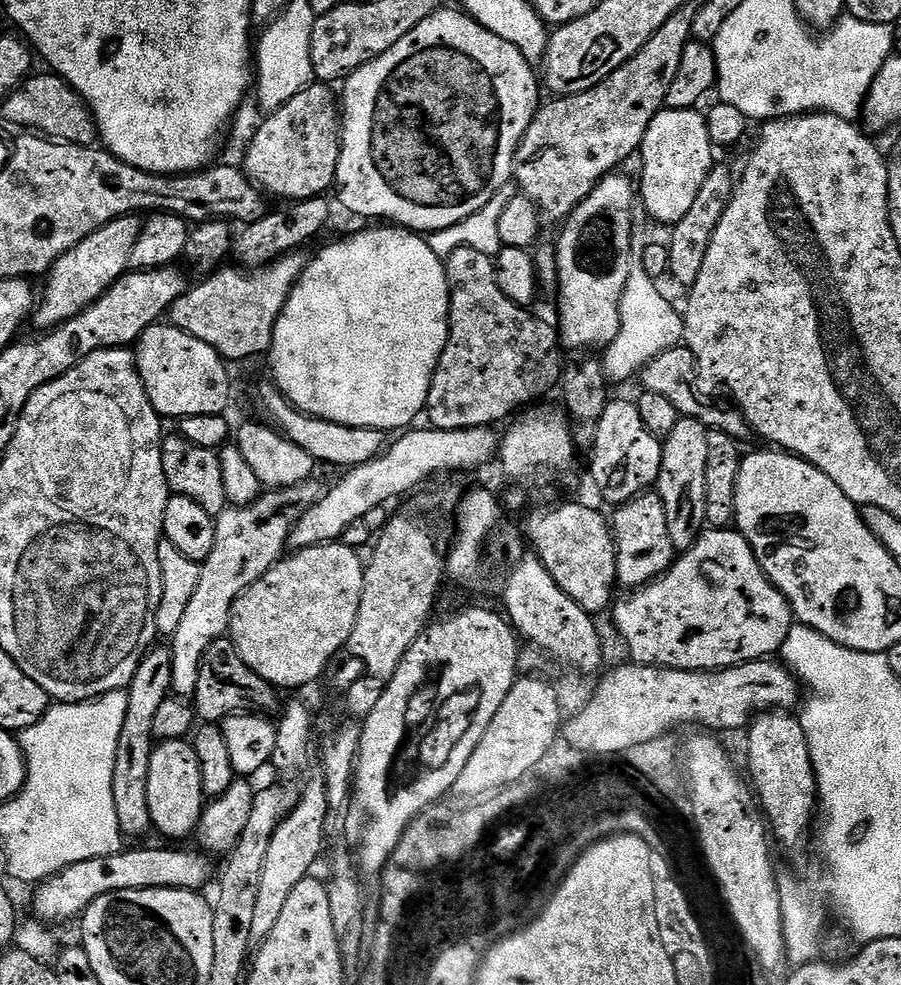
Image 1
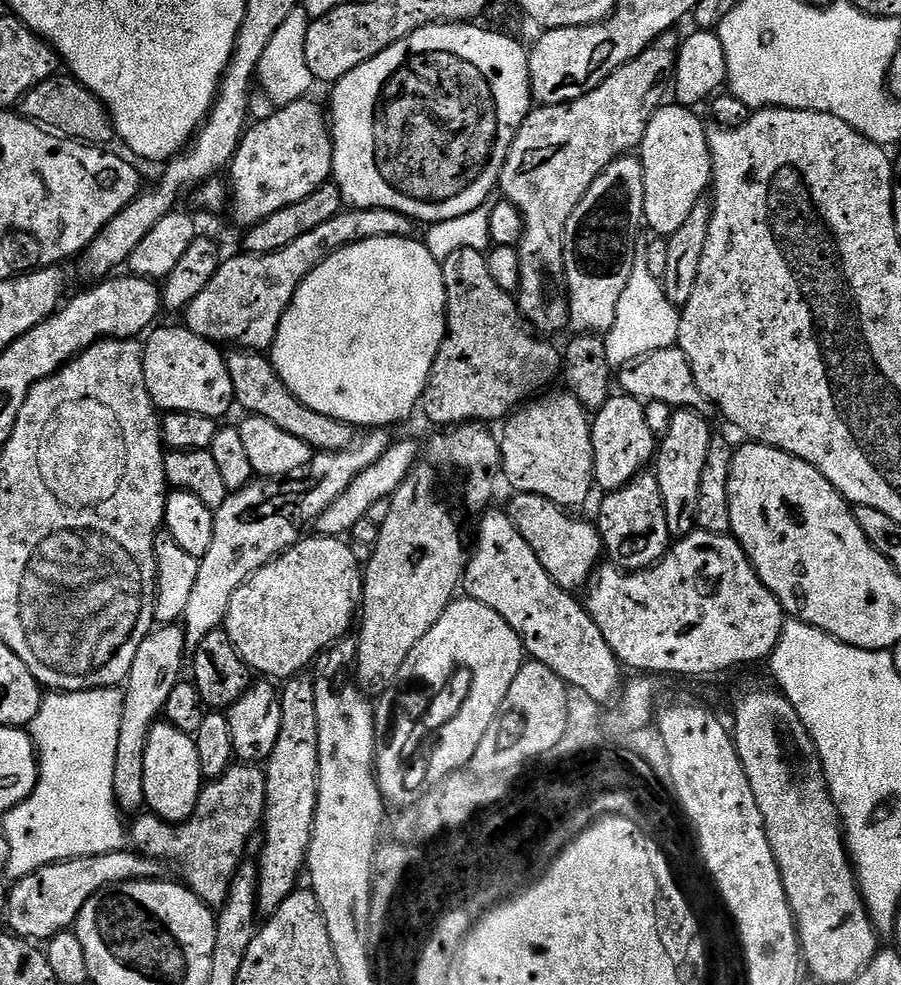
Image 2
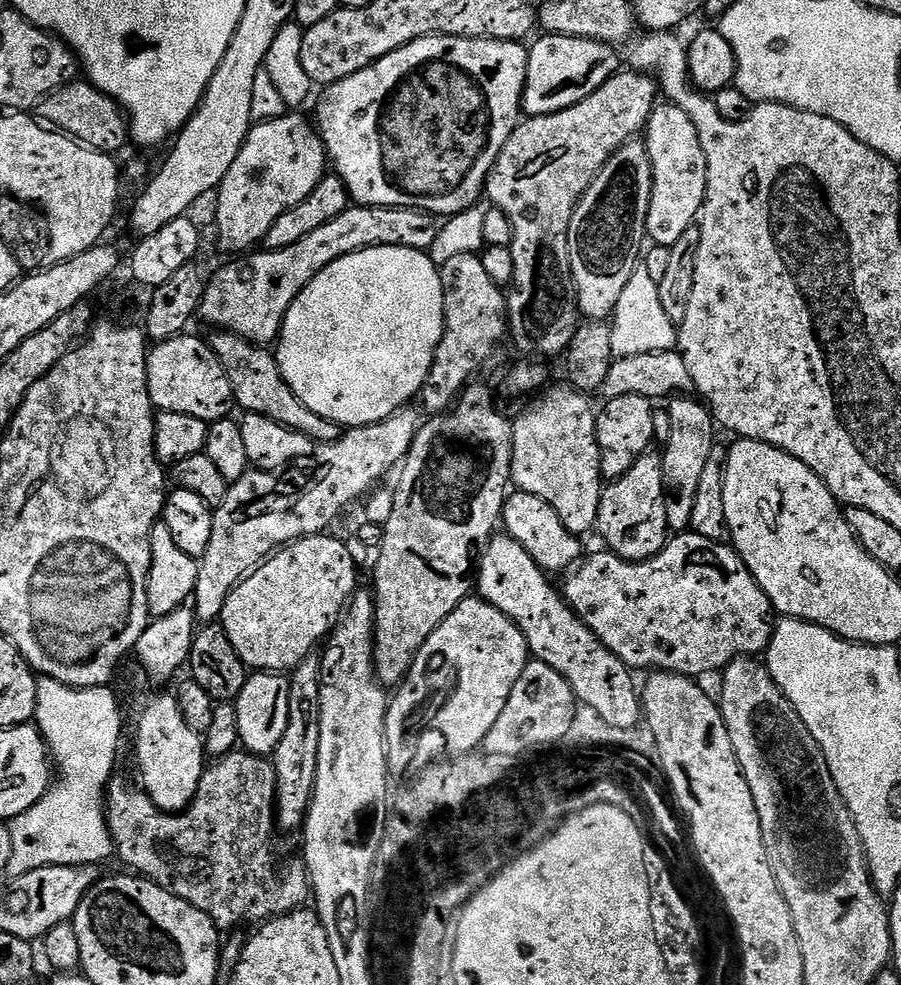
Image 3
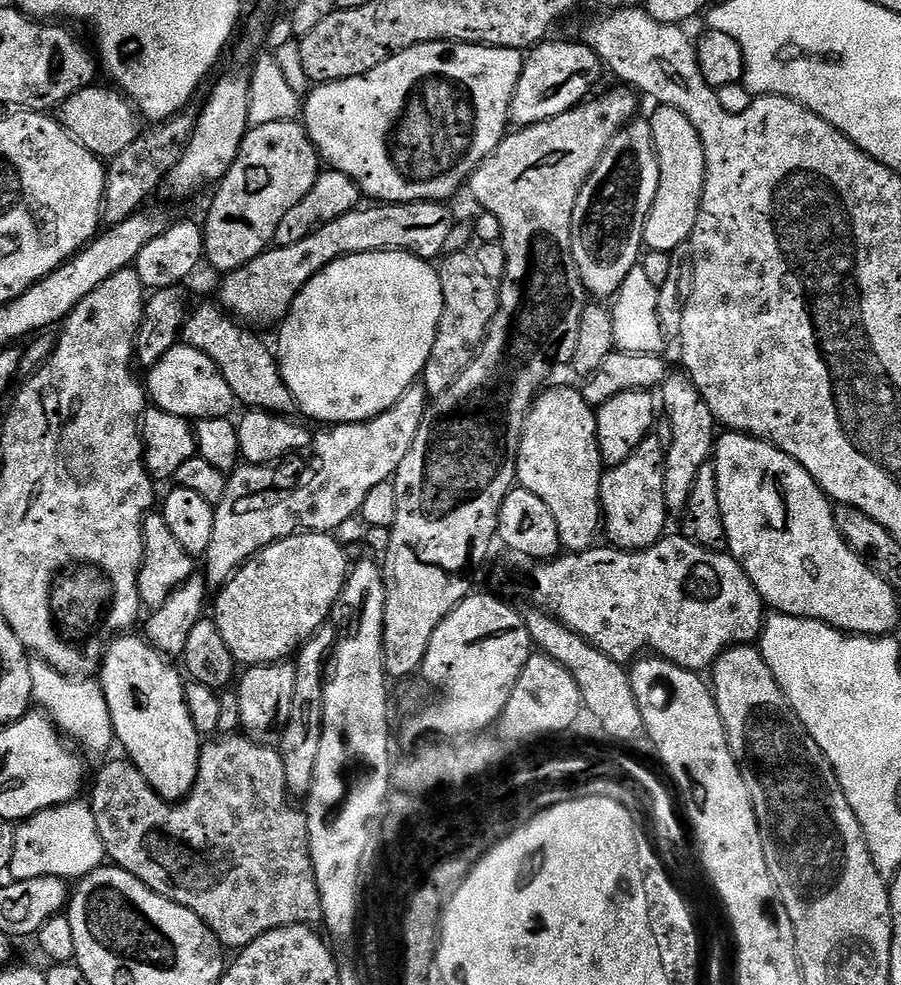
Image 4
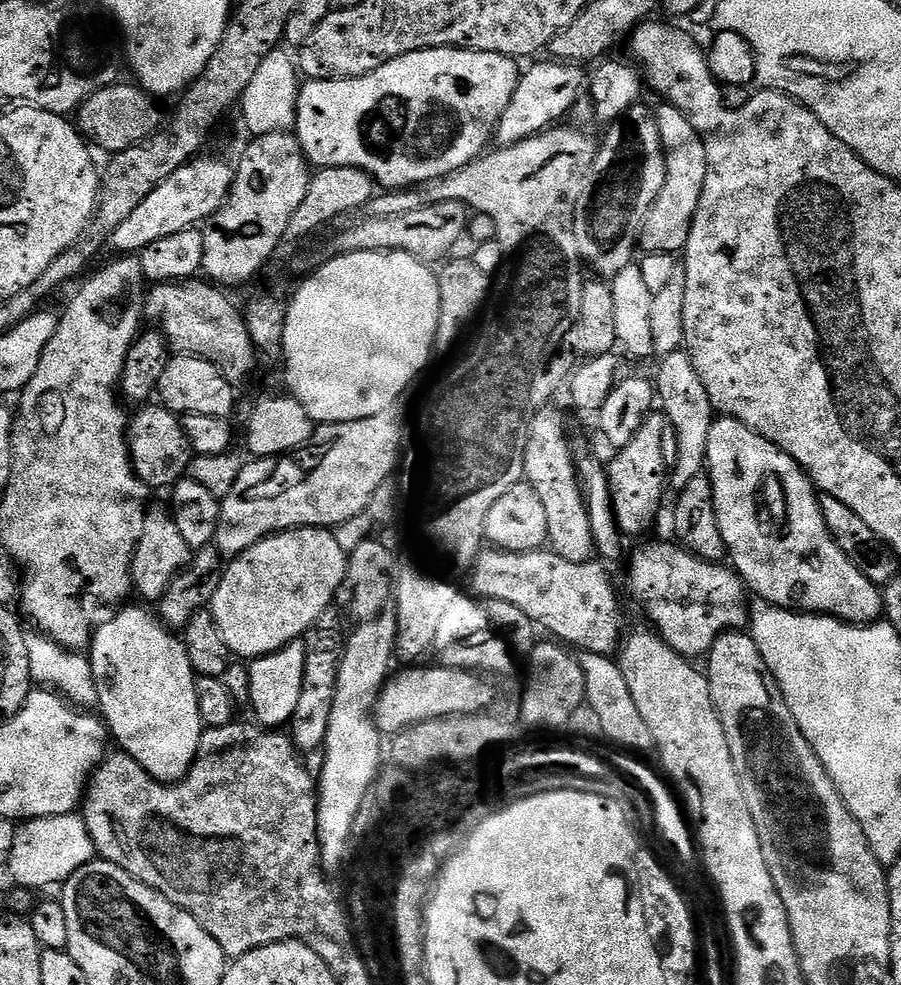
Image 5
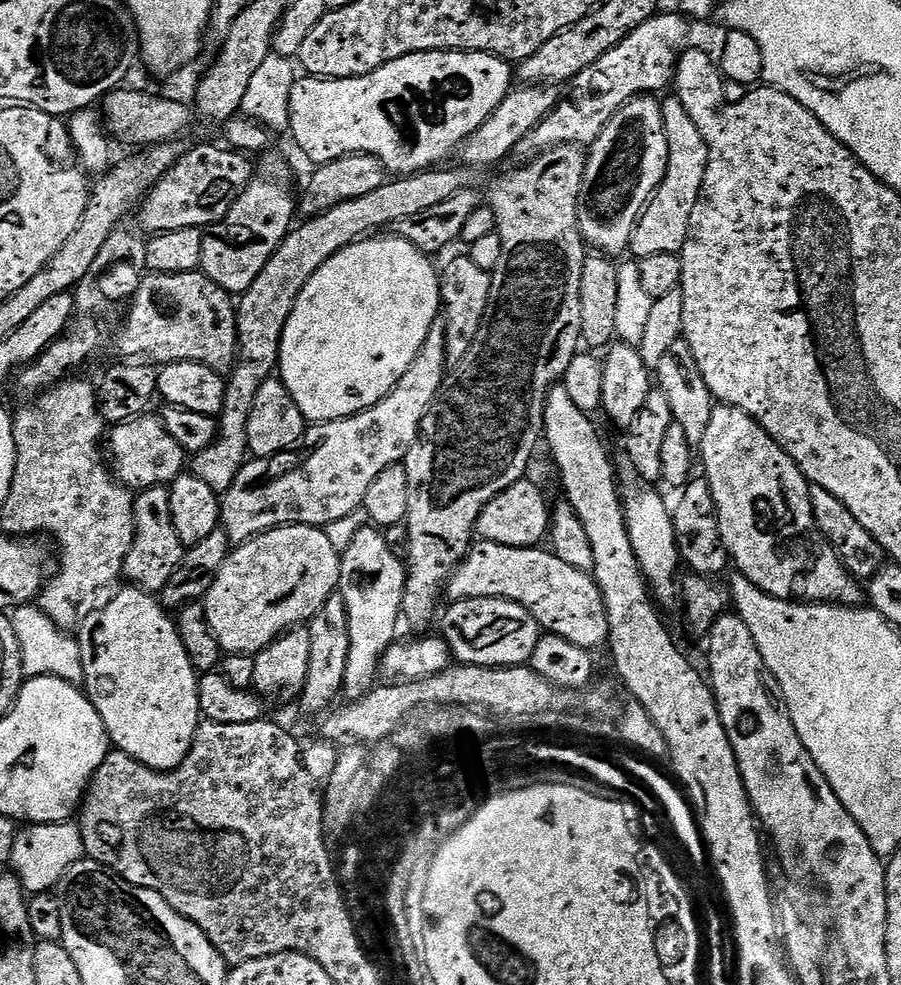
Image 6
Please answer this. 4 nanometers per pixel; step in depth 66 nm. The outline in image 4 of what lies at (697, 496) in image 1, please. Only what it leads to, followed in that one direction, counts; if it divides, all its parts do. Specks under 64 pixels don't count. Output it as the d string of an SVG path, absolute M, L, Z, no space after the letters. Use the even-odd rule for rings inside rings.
M683 370L669 371L664 383L658 389L658 396L662 401L663 415L670 422L672 431L670 446L664 453L664 497L669 513L680 514L683 513L686 502L690 502L690 490L694 490L694 478L698 470L702 470L702 466L713 459L714 435L712 436L712 431L717 431L718 425L714 414L710 414L710 406L706 406L706 398L698 394L698 386L694 386L692 379Z

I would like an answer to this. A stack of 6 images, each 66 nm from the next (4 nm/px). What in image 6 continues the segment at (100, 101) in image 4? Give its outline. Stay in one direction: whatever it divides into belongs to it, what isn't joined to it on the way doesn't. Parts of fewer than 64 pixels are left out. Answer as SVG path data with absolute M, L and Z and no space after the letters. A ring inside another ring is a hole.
M121 86L115 92L109 92L102 101L102 123L113 141L121 140L124 144L140 144L138 146L151 146L161 144L167 140L174 140L183 137L184 131L191 126L194 121L194 112L180 100L171 100L168 96L151 96L148 92L135 92L129 86Z

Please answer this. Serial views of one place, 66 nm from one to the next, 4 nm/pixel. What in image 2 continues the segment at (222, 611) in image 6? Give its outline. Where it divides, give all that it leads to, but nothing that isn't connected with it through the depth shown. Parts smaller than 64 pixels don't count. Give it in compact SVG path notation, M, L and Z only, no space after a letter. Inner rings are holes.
M316 534L313 535L313 537L313 540L308 540L309 538L301 539L299 544L296 544L293 548L289 548L288 551L282 553L281 556L276 557L271 564L266 565L265 568L259 568L259 570L236 591L234 598L230 602L230 610L226 614L222 625L223 631L228 633L230 642L234 642L238 654L242 657L245 664L248 665L249 669L256 674L261 672L261 674L264 675L261 677L272 678L268 676L277 676L277 681L283 682L291 677L301 675L301 673L307 669L304 667L306 667L308 663L309 667L317 657L327 652L329 648L349 635L348 627L351 626L352 619L354 619L354 624L358 613L361 611L364 598L364 573L362 571L361 561L359 564L359 562L356 561L355 554L352 553L352 551L354 551L353 545L334 536L321 536Z

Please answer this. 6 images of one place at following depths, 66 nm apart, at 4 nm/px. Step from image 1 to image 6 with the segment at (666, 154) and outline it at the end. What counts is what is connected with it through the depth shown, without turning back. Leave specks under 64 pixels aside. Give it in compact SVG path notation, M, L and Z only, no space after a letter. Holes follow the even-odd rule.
M674 94L662 103L662 122L666 126L666 142L668 143L668 165L662 182L657 186L639 222L634 226L634 234L628 247L633 257L645 260L650 254L679 254L690 230L690 214L694 214L694 202L698 202L698 194L702 190L702 182L706 178L708 165L708 147L690 114L686 114L686 106Z

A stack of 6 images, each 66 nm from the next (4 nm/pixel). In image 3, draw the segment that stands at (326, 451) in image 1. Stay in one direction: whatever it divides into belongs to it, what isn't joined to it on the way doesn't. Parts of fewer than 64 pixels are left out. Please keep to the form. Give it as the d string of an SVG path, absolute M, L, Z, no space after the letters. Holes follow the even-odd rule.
M213 331L210 343L218 362L222 362L222 370L226 370L226 378L230 378L232 398L237 405L244 407L245 413L262 414L262 418L270 418L270 422L278 422L298 434L306 434L306 438L316 441L317 445L327 446L341 436L341 425L330 422L314 410L302 406L298 394L290 390L286 378L282 378L282 370L278 366L275 355L267 347L251 344L233 332Z

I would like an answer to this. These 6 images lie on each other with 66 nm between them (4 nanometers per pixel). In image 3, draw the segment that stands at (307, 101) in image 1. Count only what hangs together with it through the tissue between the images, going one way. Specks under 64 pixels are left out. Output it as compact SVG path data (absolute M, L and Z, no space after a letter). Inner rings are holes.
M285 114L252 127L242 150L238 150L238 158L234 158L234 166L230 166L230 174L215 193L216 232L221 246L232 252L228 254L255 249L270 226L286 210L302 203L326 175L330 161L317 125L309 117L308 121L296 115L300 114Z

